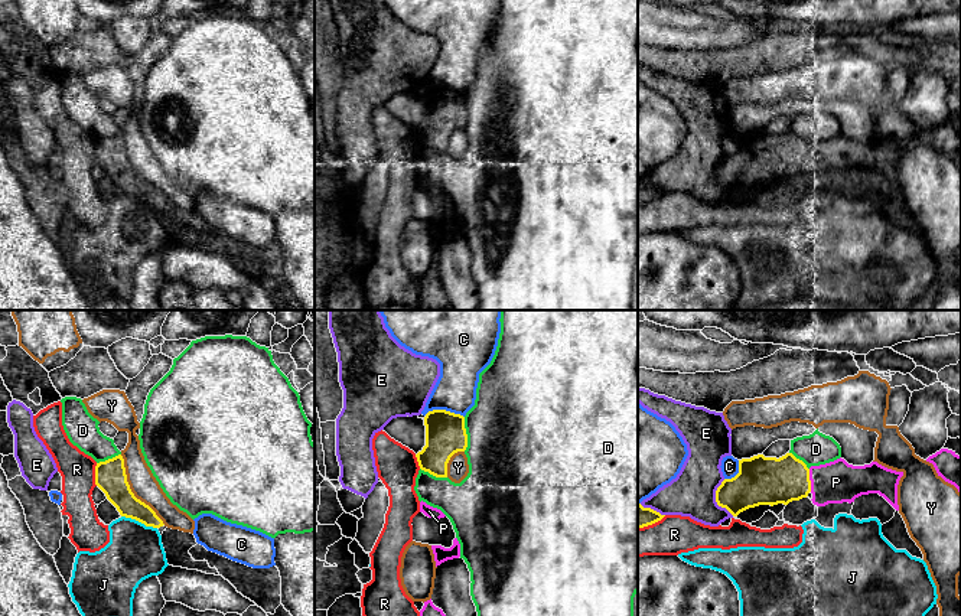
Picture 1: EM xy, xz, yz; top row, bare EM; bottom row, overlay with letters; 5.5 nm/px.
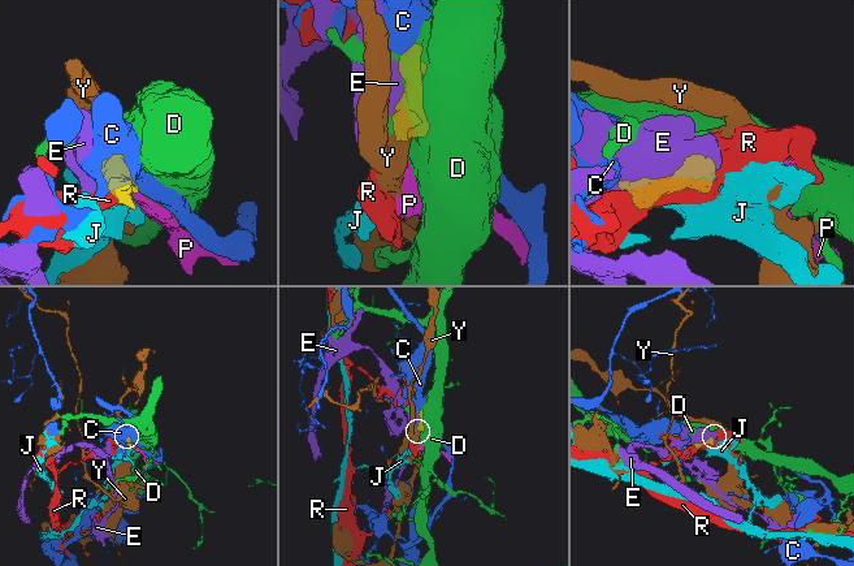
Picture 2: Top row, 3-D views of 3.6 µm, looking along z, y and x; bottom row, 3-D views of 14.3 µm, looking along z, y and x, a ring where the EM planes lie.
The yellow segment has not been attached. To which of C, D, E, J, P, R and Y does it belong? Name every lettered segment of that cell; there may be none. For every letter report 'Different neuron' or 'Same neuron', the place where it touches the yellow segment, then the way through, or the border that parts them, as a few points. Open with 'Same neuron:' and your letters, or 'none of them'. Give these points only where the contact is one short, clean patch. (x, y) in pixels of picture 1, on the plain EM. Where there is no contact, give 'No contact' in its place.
Same neuron: P
C: Different neuron. Touches yellow at xz (445, 87)
D: Different neuron. Touches yellow at xz (466, 111)
E: Different neuron. Touches yellow at yz (716, 176)
J: Different neuron. Touches yellow at xy (139, 198). Boundary: xy (121, 192), (156, 205)
P: Same neuron. Touches yellow at yz (810, 157)
R: Different neuron. Touches yellow at xy (95, 152)
Y: Different neuron. Touches yellow at xy (130, 168)

